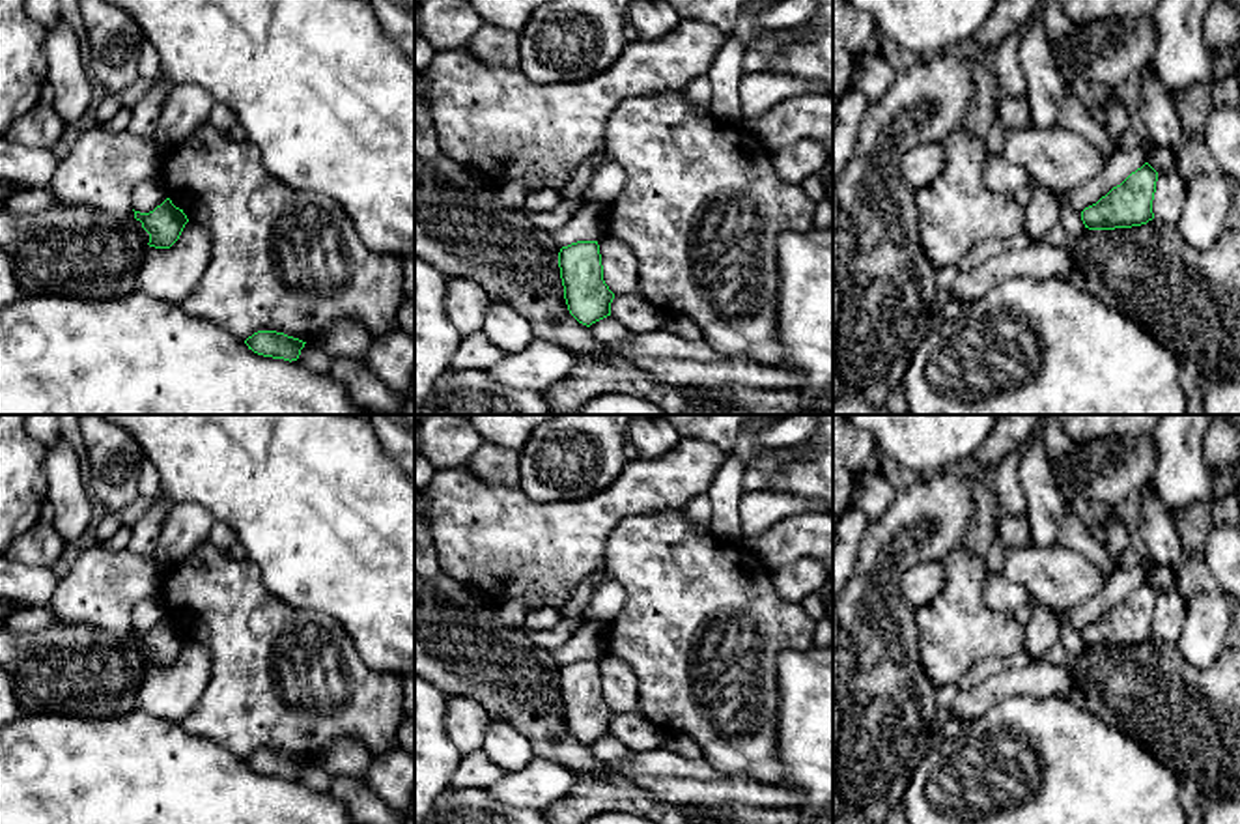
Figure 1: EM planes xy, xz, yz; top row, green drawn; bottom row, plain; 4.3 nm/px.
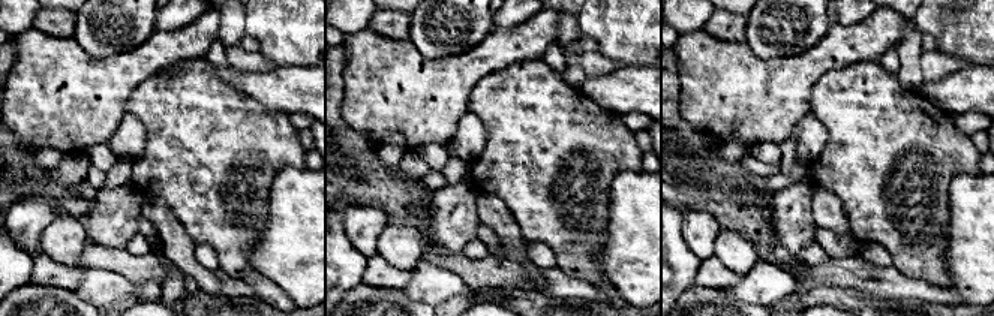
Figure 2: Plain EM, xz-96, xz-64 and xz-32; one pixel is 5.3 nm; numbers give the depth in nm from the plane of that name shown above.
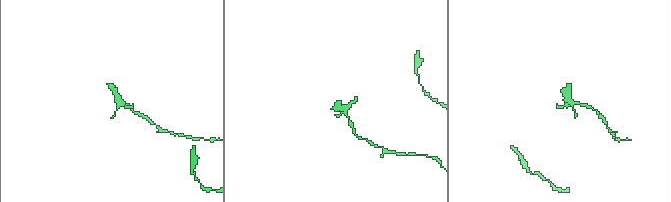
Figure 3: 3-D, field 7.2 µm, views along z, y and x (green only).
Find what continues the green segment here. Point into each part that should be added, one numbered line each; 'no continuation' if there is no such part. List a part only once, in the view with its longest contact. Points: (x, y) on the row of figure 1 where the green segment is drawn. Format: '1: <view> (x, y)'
no continuation

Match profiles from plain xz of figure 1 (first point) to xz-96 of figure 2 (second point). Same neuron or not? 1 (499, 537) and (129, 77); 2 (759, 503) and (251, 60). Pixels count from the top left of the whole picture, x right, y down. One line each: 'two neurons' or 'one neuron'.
1: one neuron
2: one neuron

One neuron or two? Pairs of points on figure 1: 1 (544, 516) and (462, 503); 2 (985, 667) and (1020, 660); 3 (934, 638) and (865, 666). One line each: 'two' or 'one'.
1: one
2: one
3: two

